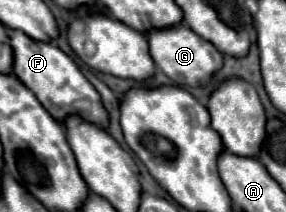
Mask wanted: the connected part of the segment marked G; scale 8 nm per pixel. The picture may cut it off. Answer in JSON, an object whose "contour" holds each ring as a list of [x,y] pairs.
{"contour":[[[185,23],[163,31],[151,31],[147,39],[155,65],[179,87],[201,87],[213,77],[215,71],[223,67],[223,55],[213,45],[209,45],[209,41],[197,37]]]}

